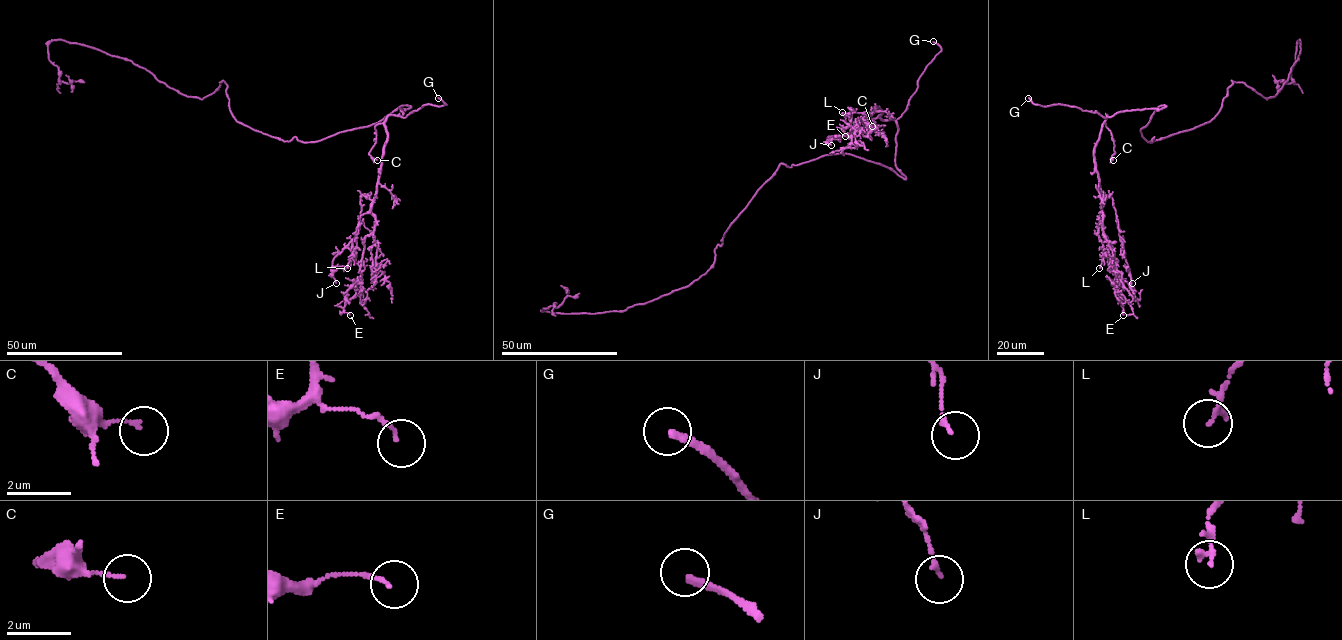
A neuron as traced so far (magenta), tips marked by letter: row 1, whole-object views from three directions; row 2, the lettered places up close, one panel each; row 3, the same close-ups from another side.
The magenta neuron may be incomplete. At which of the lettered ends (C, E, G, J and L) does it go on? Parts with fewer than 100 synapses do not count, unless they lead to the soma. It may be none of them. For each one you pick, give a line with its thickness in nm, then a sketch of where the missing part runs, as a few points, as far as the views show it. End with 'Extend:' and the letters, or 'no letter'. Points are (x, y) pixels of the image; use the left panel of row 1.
G: Thickness 220 nm
Extend: G

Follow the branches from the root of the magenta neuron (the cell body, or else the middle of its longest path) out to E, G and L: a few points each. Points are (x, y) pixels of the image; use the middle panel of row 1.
E: (789, 167), (846, 153), (906, 178), (895, 165), (898, 126), (877, 107), (856, 128), (842, 129), (845, 136)
G: (789, 167), (846, 153), (880, 163), (905, 179), (895, 165), (896, 120), (941, 50), (933, 41)
L: (789, 167), (846, 153), (906, 178), (895, 165), (896, 122), (883, 120), (877, 107), (868, 114), (842, 112)

